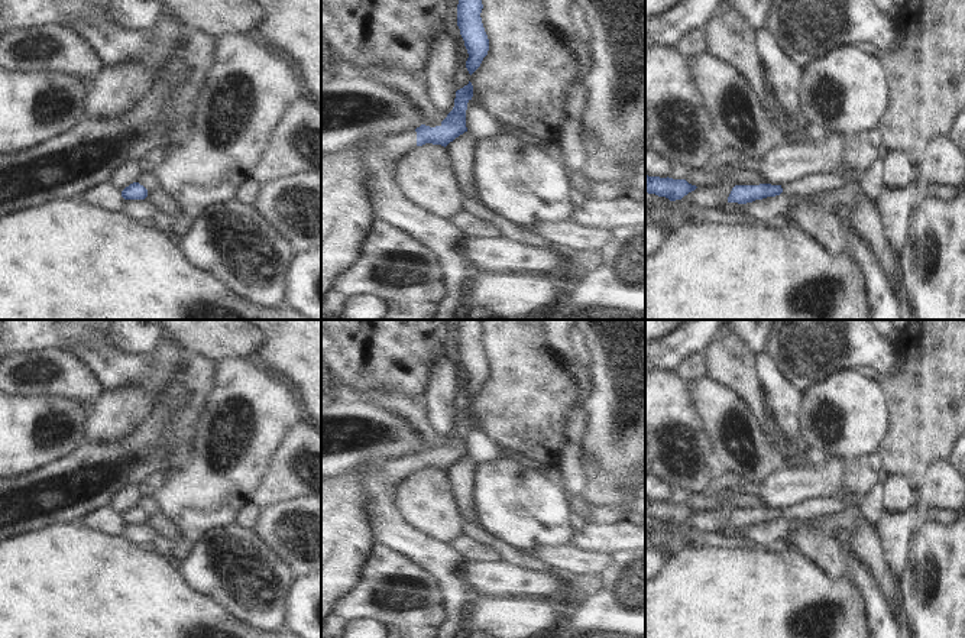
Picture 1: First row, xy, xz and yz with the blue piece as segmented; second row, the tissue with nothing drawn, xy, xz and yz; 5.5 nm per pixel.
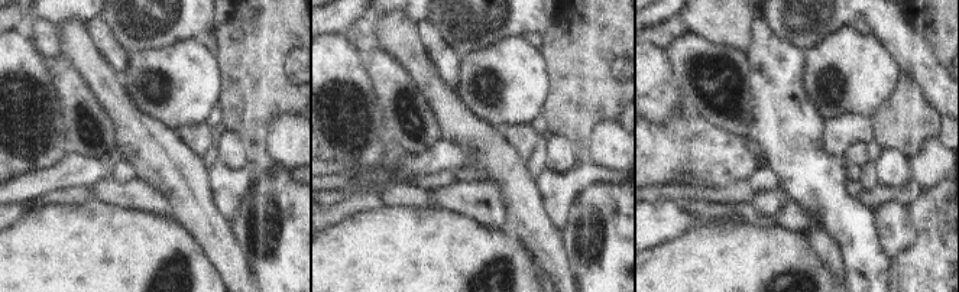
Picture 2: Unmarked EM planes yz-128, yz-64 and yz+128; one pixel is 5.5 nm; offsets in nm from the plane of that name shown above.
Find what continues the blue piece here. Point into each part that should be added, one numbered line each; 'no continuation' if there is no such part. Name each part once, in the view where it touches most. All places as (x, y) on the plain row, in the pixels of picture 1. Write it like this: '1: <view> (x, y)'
1: xz (388, 527)

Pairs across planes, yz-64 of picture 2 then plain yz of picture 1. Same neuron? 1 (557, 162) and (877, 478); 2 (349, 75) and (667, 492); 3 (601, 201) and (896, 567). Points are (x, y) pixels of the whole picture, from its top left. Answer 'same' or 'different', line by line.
1: different
2: different
3: different

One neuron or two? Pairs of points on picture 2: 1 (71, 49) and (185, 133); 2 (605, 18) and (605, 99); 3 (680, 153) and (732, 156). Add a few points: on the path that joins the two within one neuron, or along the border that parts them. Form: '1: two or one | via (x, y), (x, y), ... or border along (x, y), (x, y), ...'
1: two | border along (174, 130), (198, 158)
2: one | via (601, 38), (601, 78)
3: one | via (693, 153), (719, 156)

